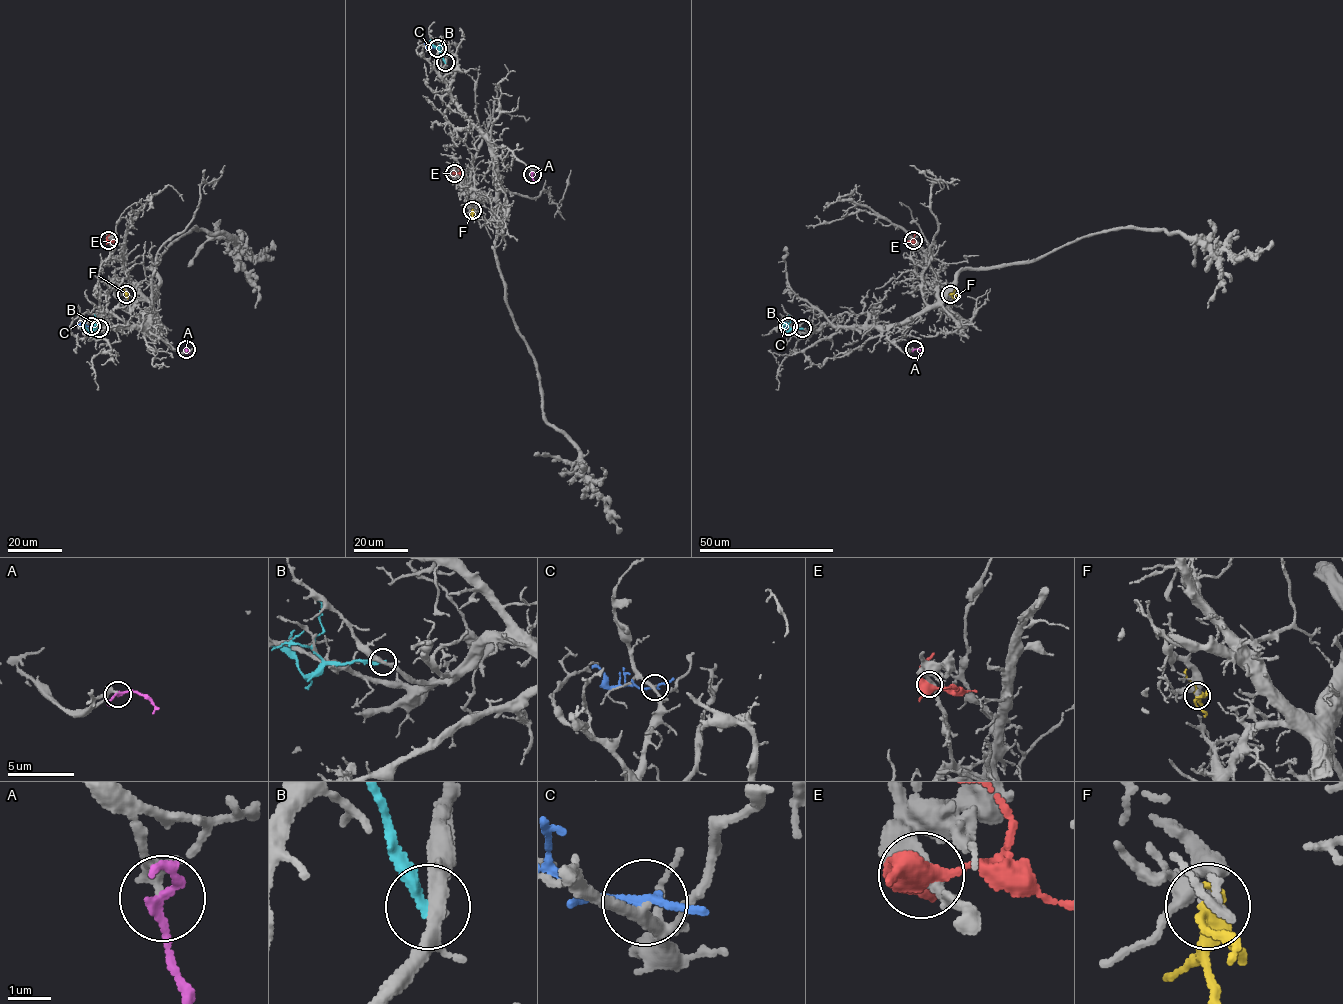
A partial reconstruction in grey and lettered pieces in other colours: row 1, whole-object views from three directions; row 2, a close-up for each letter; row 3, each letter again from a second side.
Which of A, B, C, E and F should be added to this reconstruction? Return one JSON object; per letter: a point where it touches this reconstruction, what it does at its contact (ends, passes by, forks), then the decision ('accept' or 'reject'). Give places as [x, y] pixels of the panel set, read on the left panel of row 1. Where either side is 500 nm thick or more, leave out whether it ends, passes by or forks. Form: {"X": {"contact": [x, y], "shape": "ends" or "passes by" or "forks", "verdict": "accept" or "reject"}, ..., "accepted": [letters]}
{"A": {"contact": [186, 349], "shape": "passes by", "verdict": "accept"}, "B": {"contact": [99, 328], "shape": "ends", "verdict": "reject"}, "C": {"contact": [91, 326], "shape": "passes by", "verdict": "reject"}, "E": {"contact": [108, 240], "shape": "forks", "verdict": "reject"}, "F": {"contact": [126, 294], "shape": "forks", "verdict": "accept"}, "accepted": ["A", "F"]}

